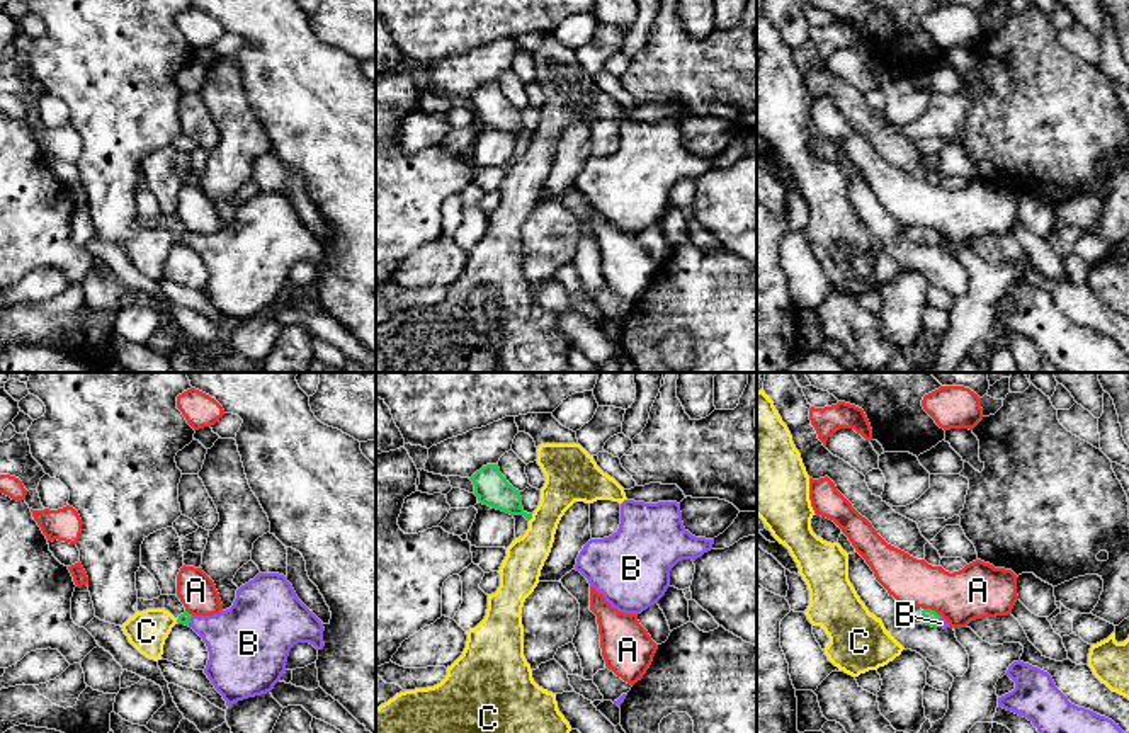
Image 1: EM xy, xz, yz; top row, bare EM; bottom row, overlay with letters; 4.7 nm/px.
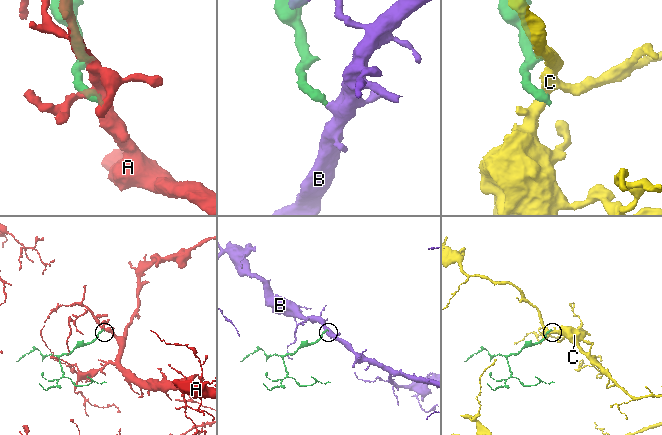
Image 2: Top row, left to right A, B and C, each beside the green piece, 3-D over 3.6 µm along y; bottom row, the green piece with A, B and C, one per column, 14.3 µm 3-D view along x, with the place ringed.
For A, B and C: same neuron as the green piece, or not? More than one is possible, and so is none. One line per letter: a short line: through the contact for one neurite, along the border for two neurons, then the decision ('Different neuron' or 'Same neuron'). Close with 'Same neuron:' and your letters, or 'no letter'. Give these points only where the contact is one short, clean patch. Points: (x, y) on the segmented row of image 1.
A: Line: yz (924, 607), (941, 614). Different neuron
B: Line: xy (184, 618), (189, 621), (238, 640). Same neuron
C: Line: xz (533, 514), (529, 521). Different neuron
Same neuron: B

